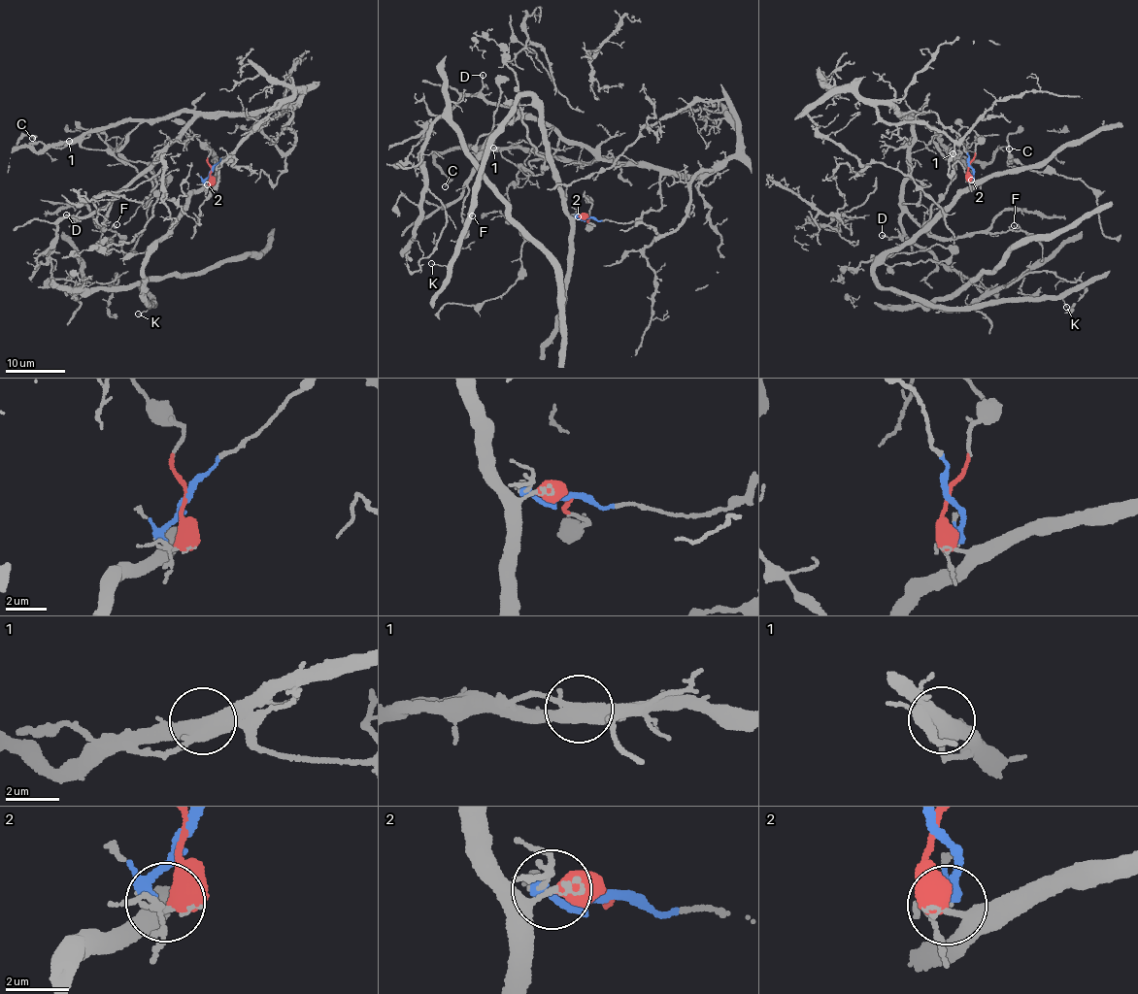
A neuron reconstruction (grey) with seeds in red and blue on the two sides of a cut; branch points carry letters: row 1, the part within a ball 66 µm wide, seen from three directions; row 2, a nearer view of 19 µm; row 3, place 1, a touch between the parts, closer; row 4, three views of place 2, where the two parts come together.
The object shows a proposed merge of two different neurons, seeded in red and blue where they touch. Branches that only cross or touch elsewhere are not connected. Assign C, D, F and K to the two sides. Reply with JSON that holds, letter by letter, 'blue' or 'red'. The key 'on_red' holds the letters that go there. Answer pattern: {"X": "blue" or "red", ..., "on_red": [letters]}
{"C": "blue", "D": "blue", "F": "blue", "K": "red", "on_red": ["K"]}

